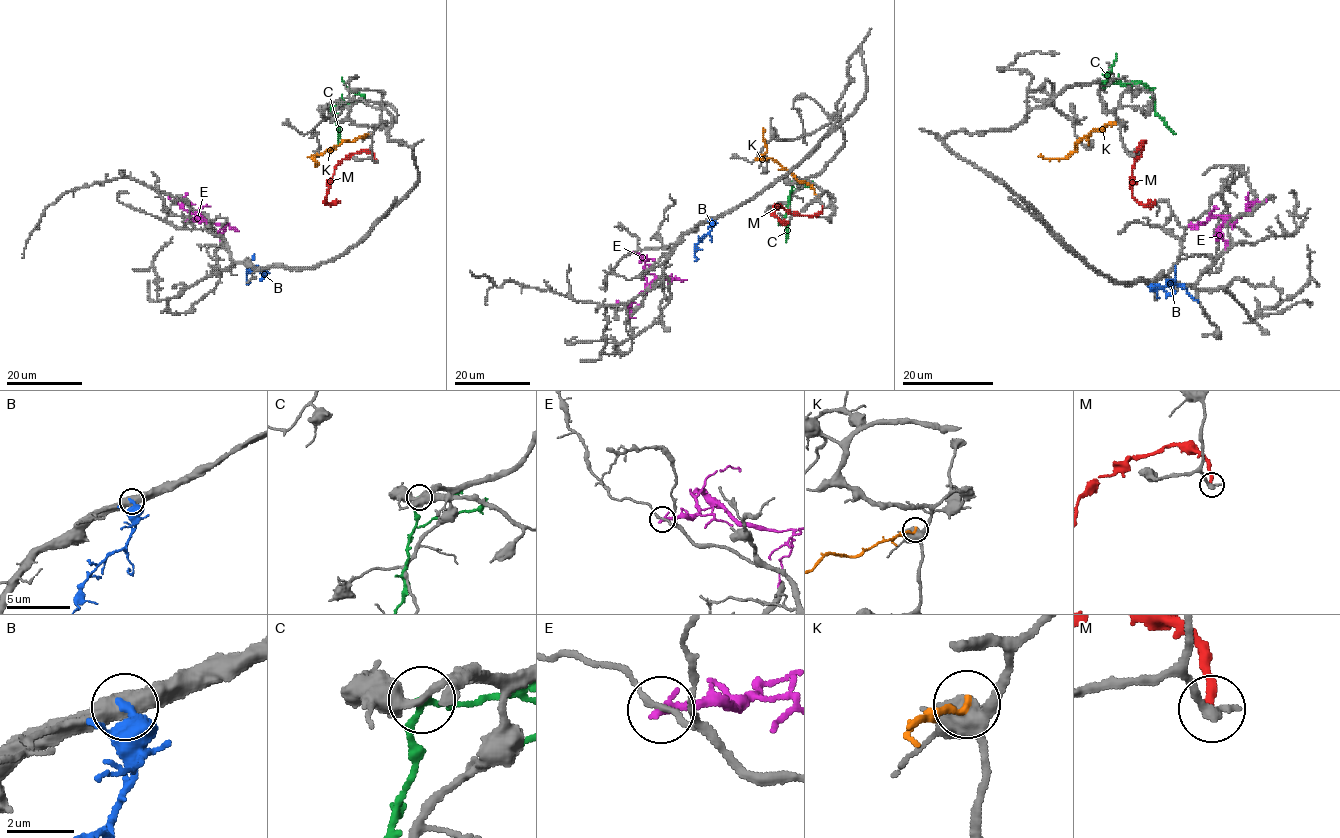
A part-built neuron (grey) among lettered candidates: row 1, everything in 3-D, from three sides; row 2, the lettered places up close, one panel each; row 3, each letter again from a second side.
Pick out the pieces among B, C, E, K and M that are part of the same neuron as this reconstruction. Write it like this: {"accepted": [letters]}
{"accepted": []}

